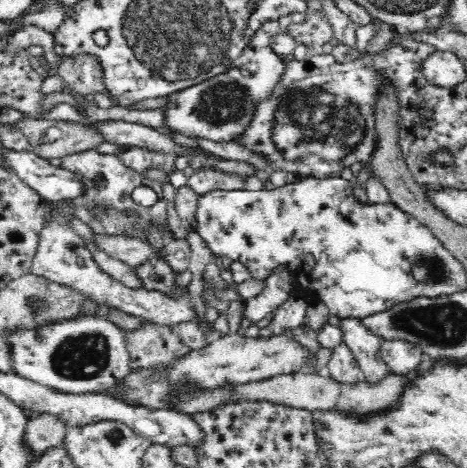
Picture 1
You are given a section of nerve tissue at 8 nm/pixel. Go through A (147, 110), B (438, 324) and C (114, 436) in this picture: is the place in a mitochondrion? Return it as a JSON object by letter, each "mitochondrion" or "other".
{"A":"other","B":"mitochondrion","C":"mitochondrion"}

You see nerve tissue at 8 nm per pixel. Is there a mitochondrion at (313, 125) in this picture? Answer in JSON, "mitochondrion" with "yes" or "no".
{"mitochondrion":"yes"}

